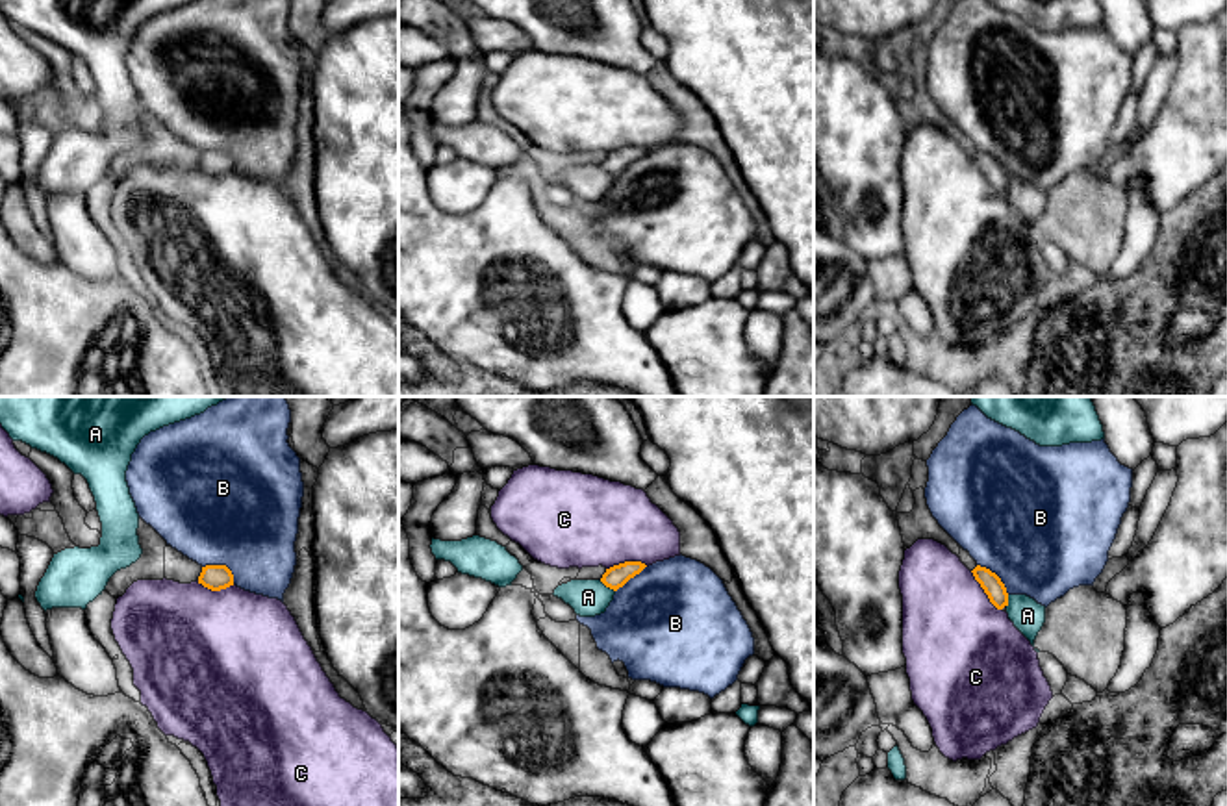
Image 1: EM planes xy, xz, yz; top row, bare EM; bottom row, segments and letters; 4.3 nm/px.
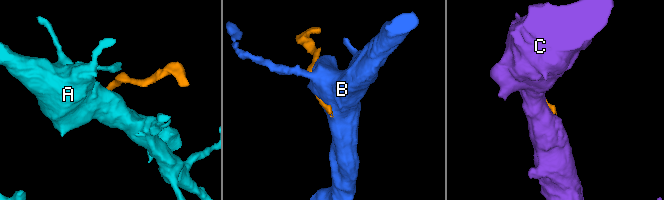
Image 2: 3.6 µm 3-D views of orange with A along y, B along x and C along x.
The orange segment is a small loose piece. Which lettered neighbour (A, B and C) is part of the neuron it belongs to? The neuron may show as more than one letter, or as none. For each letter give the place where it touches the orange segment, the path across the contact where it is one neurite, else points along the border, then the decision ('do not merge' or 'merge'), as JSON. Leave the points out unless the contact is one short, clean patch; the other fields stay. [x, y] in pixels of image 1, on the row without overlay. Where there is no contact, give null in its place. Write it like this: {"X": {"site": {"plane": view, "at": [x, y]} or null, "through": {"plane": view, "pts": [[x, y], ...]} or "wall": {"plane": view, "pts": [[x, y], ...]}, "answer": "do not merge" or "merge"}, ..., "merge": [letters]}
{"A": {"site": {"plane": "xz", "at": [607, 171]}, "wall": {"plane": "xz", "pts": [[599, 165], [614, 176]]}, "answer": "do not merge"}, "B": {"site": {"plane": "xy", "at": [223, 151]}, "answer": "do not merge"}, "C": {"site": {"plane": "yz", "at": [985, 176]}, "wall": {"plane": "yz", "pts": [[970, 156], [986, 182], [1001, 195]]}, "answer": "do not merge"}, "merge": []}

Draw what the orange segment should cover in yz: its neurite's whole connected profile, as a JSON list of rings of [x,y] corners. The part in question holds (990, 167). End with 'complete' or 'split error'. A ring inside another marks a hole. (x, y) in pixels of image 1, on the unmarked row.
[[[977,150],[971,157],[997,195],[1008,191],[1006,172],[995,157],[980,150]]]; complete

